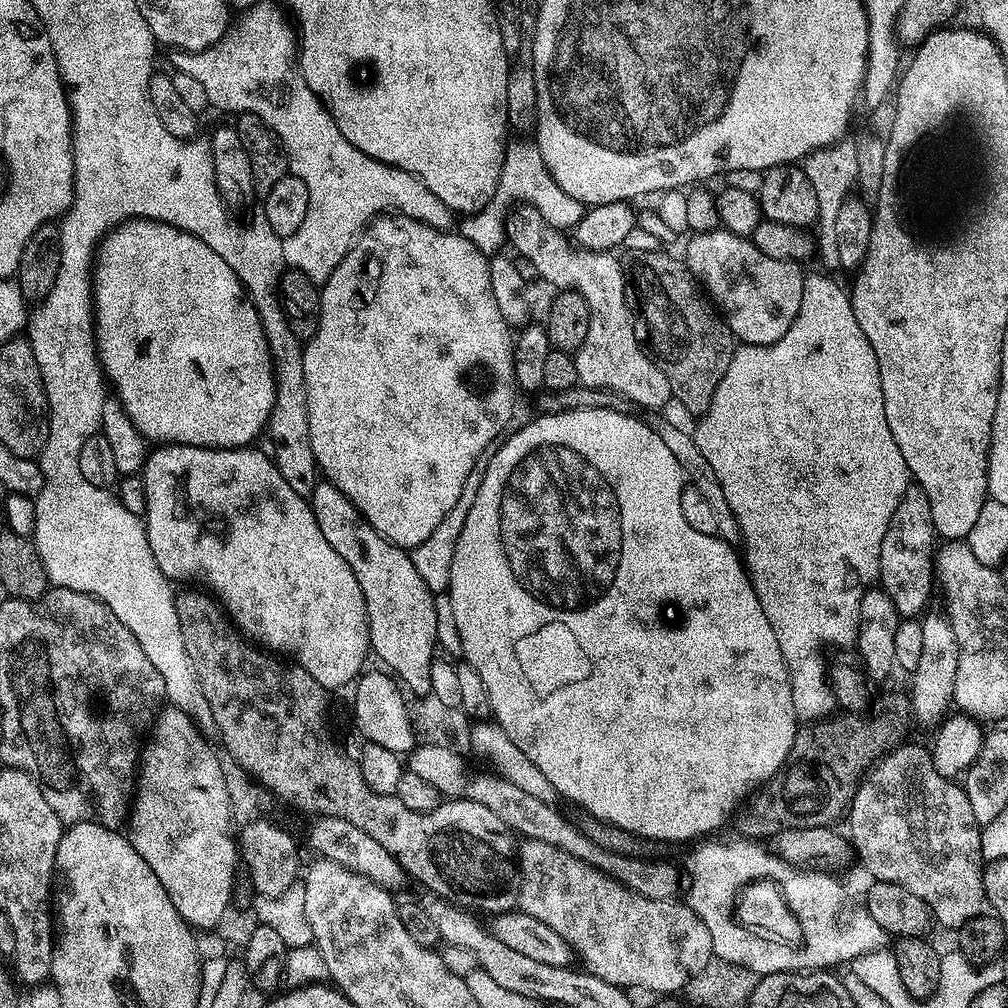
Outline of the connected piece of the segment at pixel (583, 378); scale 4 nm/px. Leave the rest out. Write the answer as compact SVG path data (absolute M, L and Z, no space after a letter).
M518 203L511 209L505 218L505 234L511 251L516 256L530 258L534 262L534 270L537 277L548 284L557 284L560 290L571 290L582 294L586 298L586 306L590 306L590 330L586 334L586 342L577 348L574 355L578 366L578 378L580 384L592 388L605 388L616 390L626 394L639 409L664 408L672 400L670 382L666 382L666 374L658 367L652 357L648 355L645 345L636 330L636 318L632 315L632 305L628 299L628 281L626 279L626 268L612 252L585 252L577 250L570 243L569 237L559 232L557 225L548 220L533 204Z

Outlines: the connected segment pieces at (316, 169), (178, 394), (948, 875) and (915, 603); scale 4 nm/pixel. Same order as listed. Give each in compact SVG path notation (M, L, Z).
M257 2L241 15L244 17L233 40L225 39L211 48L205 48L203 52L182 52L181 73L190 74L190 78L202 82L202 90L206 90L206 98L213 109L221 108L224 112L232 111L232 114L252 112L262 118L262 122L266 122L274 134L278 134L288 156L288 172L302 178L302 182L306 182L306 190L310 190L310 207L306 210L302 226L298 226L294 234L283 237L284 263L288 268L296 268L310 276L320 286L359 240L362 231L360 220L368 222L381 214L399 214L437 230L448 230L453 227L454 213L414 173L378 162L342 138L342 130L338 130L323 100L319 100L310 86L306 86L304 76L298 70L297 33L285 13L277 8L272 4Z
M132 220L117 227L99 247L94 265L94 335L96 351L104 365L104 375L116 389L115 395L124 403L126 414L144 439L160 444L189 444L195 448L246 448L260 439L267 429L274 406L276 405L276 365L272 351L266 340L263 322L258 318L258 310L248 299L244 284L226 266L219 254L214 254L206 242L194 238L169 224L152 220Z
M905 742L884 753L860 777L860 785L848 805L847 839L856 847L860 860L873 881L898 882L918 894L932 911L933 921L944 928L959 930L970 918L985 911L984 865L980 834L982 826L970 810L970 798L955 779L946 777L934 766L931 751L920 744Z
M909 485L902 502L898 502L898 507L894 510L879 552L879 585L894 602L895 610L903 619L919 617L927 609L926 604L932 594L932 582L934 586L935 542L930 502L920 487Z

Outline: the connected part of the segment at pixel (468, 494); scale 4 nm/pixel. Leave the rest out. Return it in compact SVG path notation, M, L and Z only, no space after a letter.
M477 466L474 470L470 470L470 474L466 477L466 482L462 485L462 494L458 498L458 502L454 502L454 506L450 506L446 518L442 518L442 522L438 522L438 526L434 526L434 531L430 533L430 538L426 538L426 542L422 542L416 548L411 549L410 555L414 562L414 570L418 570L418 575L422 578L422 582L426 582L426 586L436 596L436 605L434 606L434 614L436 615L436 642L441 649L445 648L454 658L462 657L462 638L458 638L458 626L454 626L454 610L450 607L450 598L444 594L448 591L448 583L450 582L450 562L454 562L454 548L458 546L458 536L462 534L462 526L466 526L466 516L470 514L470 506L474 502L474 494L478 490L478 486L482 486L483 467Z

